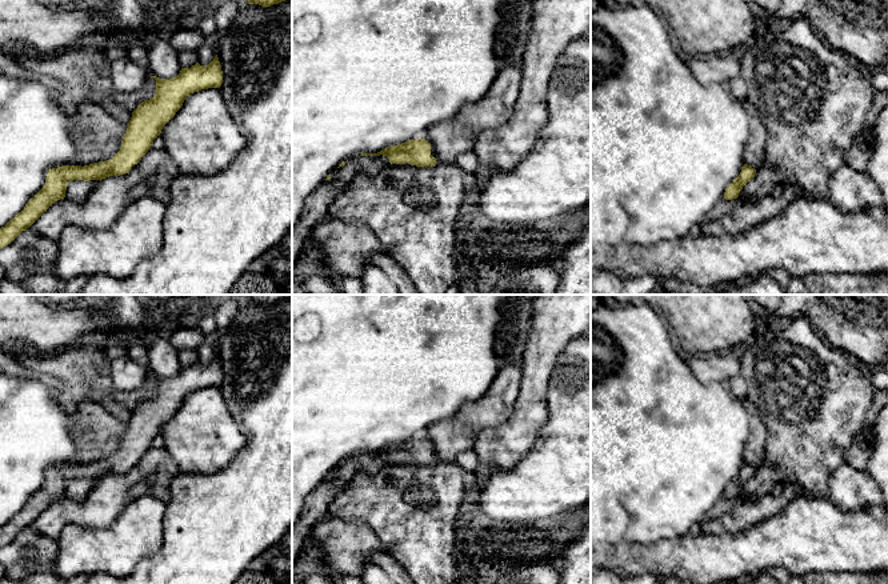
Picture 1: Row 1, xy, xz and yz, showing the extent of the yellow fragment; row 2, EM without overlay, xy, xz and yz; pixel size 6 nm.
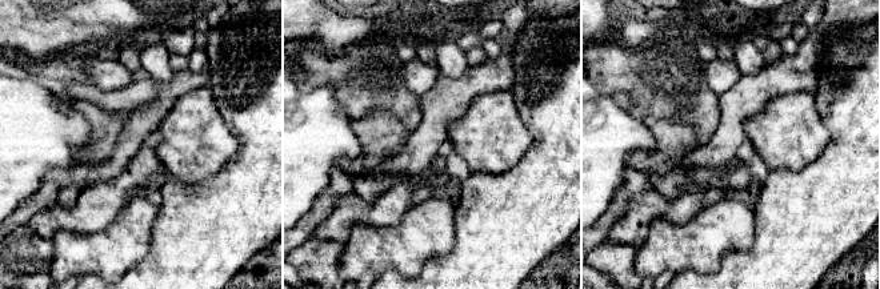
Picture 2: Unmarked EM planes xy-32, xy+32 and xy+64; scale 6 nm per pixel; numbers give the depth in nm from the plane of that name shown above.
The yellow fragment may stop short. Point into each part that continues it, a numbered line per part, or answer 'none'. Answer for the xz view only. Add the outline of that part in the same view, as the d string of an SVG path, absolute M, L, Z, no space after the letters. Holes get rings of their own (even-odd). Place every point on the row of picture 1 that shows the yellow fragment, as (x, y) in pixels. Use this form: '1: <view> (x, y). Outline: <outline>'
none

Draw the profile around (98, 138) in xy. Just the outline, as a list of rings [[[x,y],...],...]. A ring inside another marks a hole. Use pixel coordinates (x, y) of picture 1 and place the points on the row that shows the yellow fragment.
[[[83,104],[80,112],[83,113],[83,117],[76,120],[77,128],[72,129],[77,157],[71,165],[84,167],[112,159],[121,148],[121,140],[128,128],[128,123],[120,121],[99,104]]]

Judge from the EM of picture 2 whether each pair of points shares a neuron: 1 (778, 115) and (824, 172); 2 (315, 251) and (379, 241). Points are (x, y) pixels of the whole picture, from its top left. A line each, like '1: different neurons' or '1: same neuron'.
1: different neurons
2: different neurons

